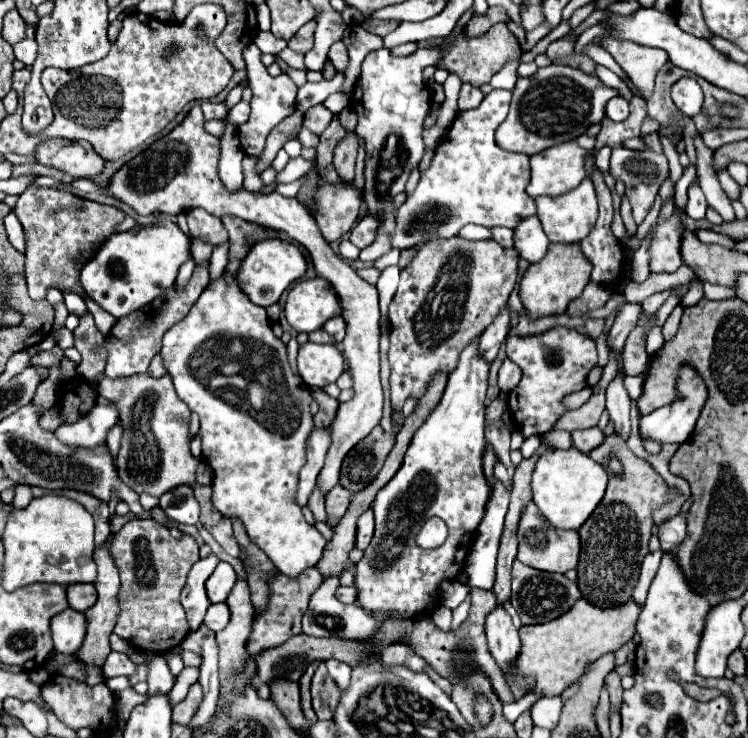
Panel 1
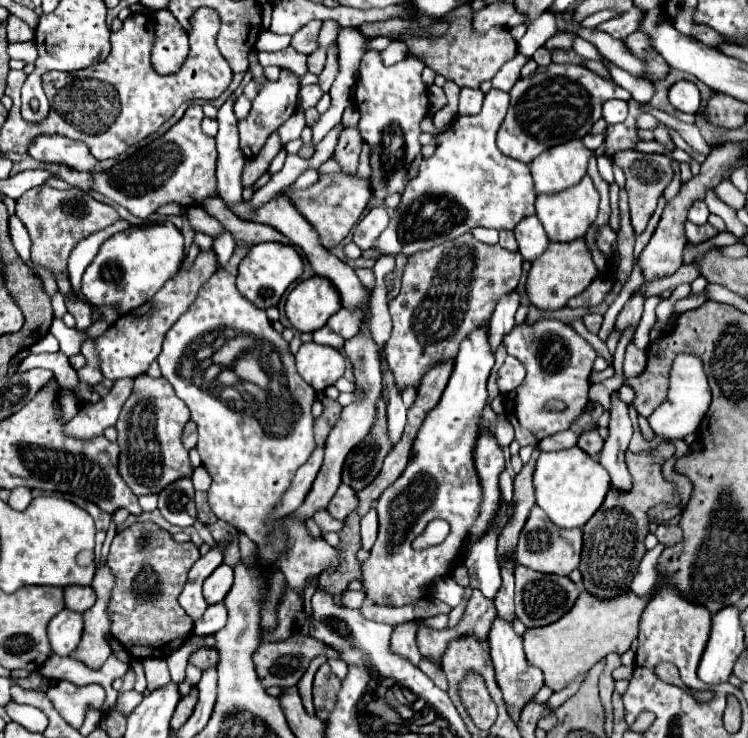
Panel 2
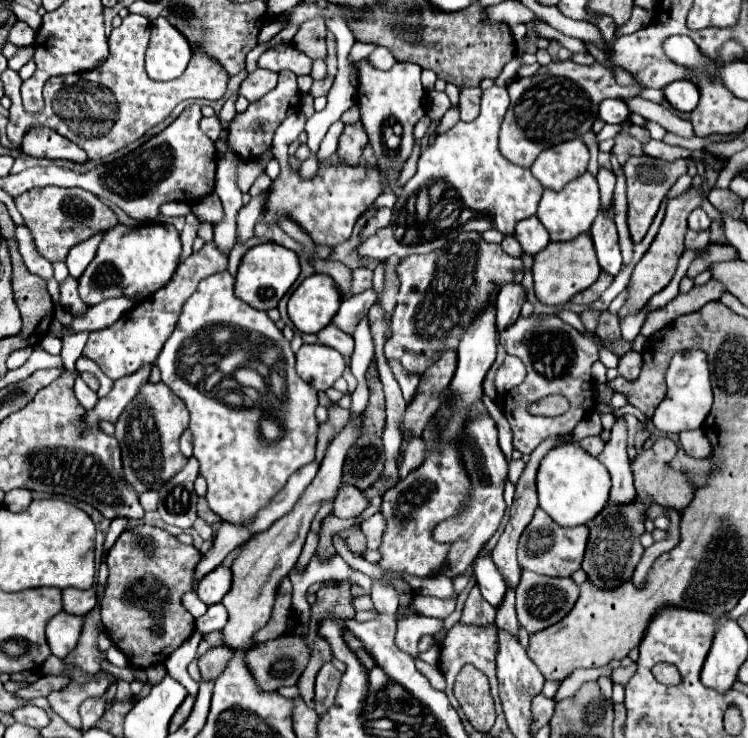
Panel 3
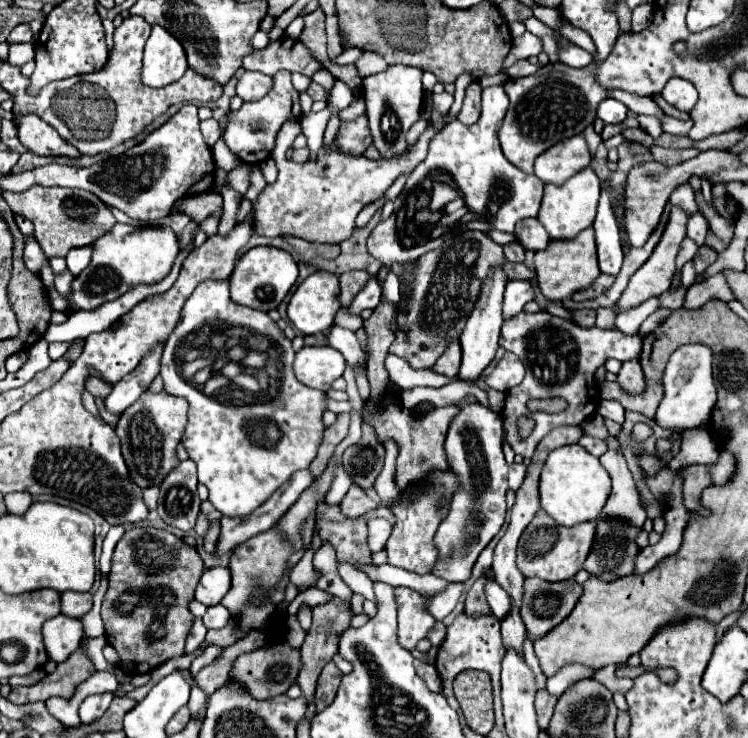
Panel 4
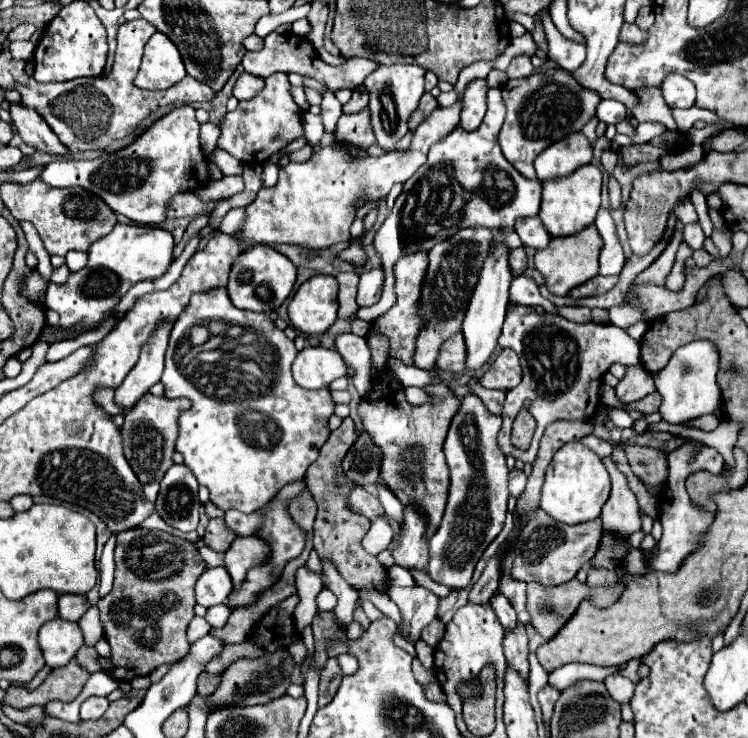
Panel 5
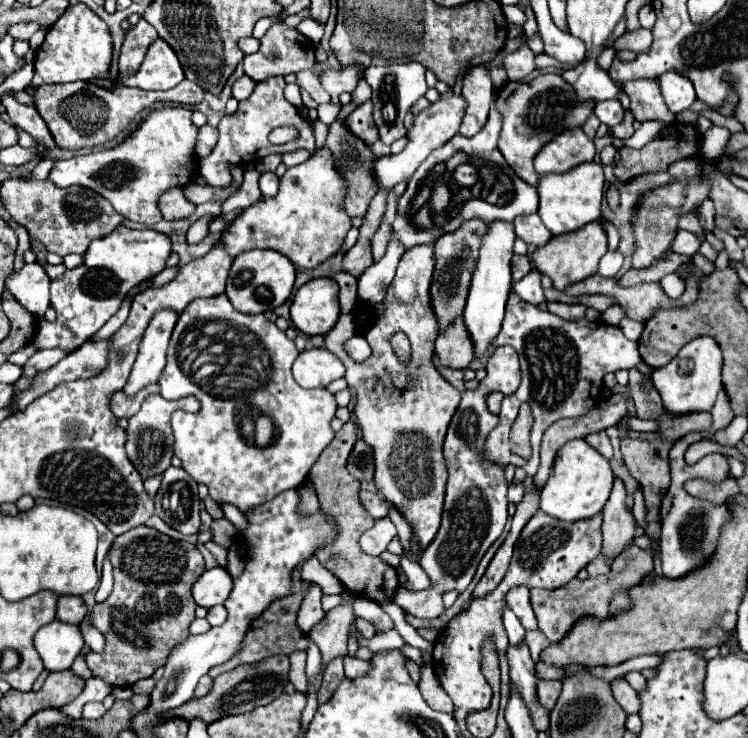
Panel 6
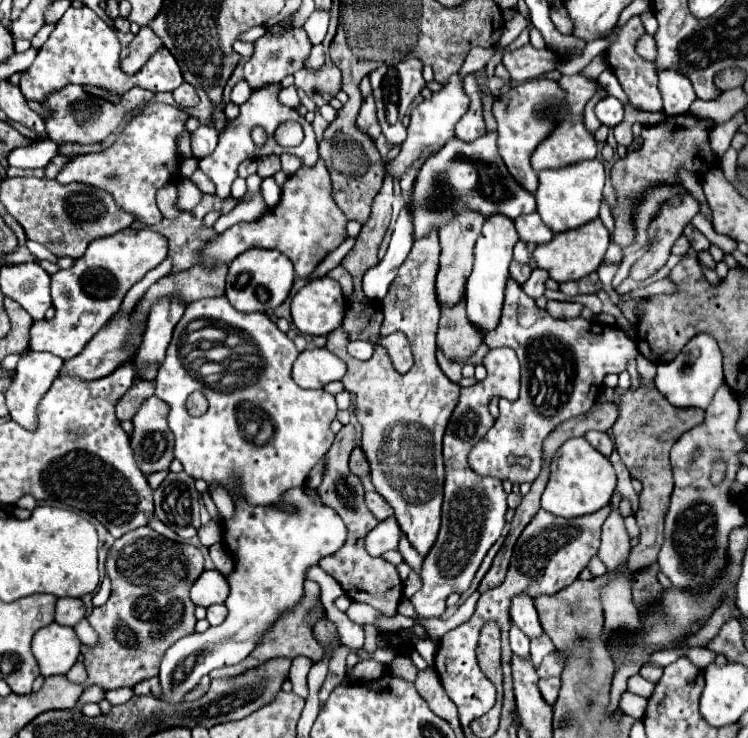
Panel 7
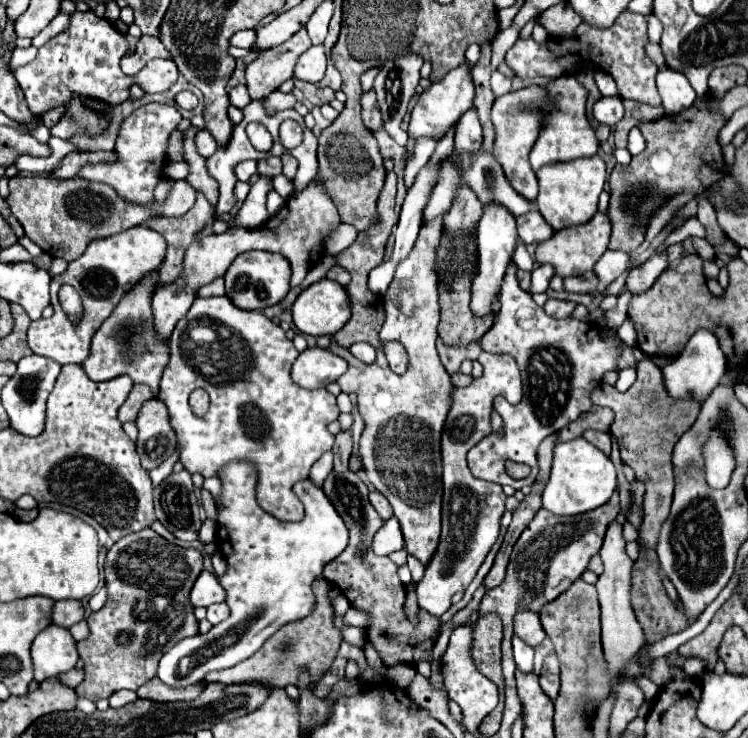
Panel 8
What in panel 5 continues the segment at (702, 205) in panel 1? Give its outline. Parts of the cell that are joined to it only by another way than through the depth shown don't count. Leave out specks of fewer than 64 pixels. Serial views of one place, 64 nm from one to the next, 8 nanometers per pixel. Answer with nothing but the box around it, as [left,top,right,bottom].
[682,224,706,250]

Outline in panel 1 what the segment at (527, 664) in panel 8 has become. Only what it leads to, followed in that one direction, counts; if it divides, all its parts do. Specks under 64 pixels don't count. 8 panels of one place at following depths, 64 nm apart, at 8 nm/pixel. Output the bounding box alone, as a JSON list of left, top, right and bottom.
[464,480,510,590]

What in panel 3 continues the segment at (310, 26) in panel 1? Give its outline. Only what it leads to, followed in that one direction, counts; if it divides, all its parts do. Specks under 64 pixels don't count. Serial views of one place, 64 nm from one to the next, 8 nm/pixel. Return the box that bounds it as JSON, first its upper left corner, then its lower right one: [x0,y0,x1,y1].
[294,16,326,60]

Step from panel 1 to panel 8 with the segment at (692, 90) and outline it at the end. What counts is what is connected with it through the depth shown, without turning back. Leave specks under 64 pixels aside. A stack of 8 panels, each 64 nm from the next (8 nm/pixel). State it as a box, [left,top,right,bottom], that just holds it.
[656,68,696,114]

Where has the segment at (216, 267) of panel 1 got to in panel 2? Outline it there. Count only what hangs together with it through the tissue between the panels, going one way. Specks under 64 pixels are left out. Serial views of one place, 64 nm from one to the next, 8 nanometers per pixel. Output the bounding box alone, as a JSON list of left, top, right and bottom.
[214,230,236,266]

